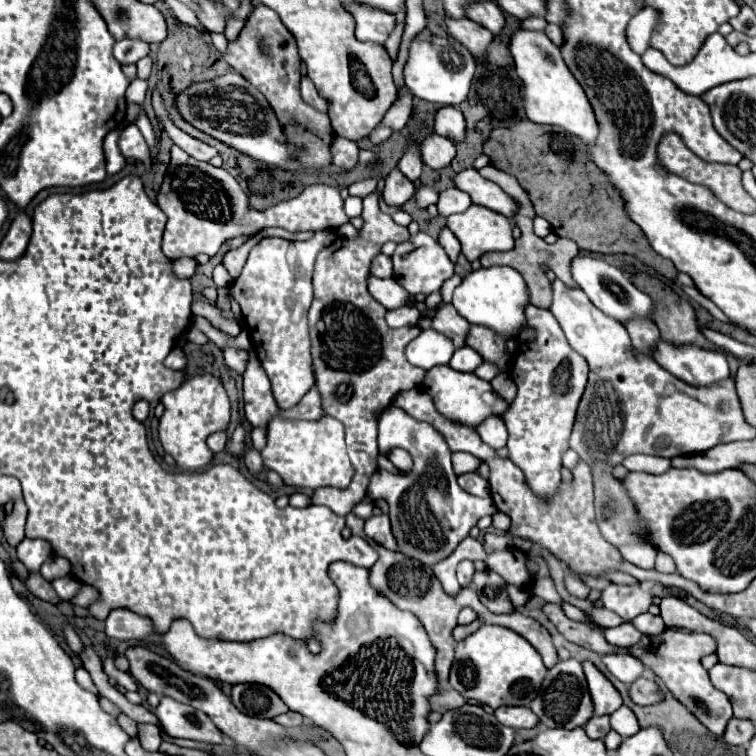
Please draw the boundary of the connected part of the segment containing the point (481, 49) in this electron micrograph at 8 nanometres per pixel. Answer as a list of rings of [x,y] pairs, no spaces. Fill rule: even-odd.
[[[465,18],[465,20],[445,20],[445,22],[447,22],[449,34],[459,44],[463,44],[477,60],[485,58],[485,52],[493,42],[493,34],[487,28],[483,28],[481,24],[469,20],[469,18]]]

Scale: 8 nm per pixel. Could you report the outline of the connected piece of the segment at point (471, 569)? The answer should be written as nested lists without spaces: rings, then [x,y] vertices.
[[[463,560],[457,566],[457,578],[459,578],[459,584],[461,586],[469,586],[471,580],[473,580],[473,574],[475,574],[475,566],[473,566],[471,560]]]

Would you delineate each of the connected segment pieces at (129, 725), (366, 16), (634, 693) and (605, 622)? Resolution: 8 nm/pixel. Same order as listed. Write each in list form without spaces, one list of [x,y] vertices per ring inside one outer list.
[[[120,714],[117,721],[121,728],[123,728],[123,730],[130,737],[136,737],[138,735],[138,724],[128,716],[126,716],[125,714]]]
[[[365,4],[345,6],[355,18],[355,36],[361,42],[377,42],[385,44],[389,34],[395,28],[395,16],[389,12],[381,12],[377,8],[365,8]]]
[[[639,678],[629,686],[629,696],[639,706],[651,706],[665,698],[665,694],[659,690],[657,682],[651,678]]]
[[[595,608],[595,610],[593,610],[593,612],[589,612],[587,616],[589,616],[595,624],[599,624],[601,628],[613,628],[613,626],[623,624],[623,620],[621,620],[617,614],[609,612],[607,608]]]

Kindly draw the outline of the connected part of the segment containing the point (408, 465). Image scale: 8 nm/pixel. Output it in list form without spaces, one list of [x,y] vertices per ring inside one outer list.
[[[393,448],[393,450],[389,452],[389,460],[391,460],[399,470],[403,470],[403,472],[409,472],[409,470],[413,468],[413,460],[411,460],[409,452],[405,452],[405,450],[401,450],[401,448]]]

